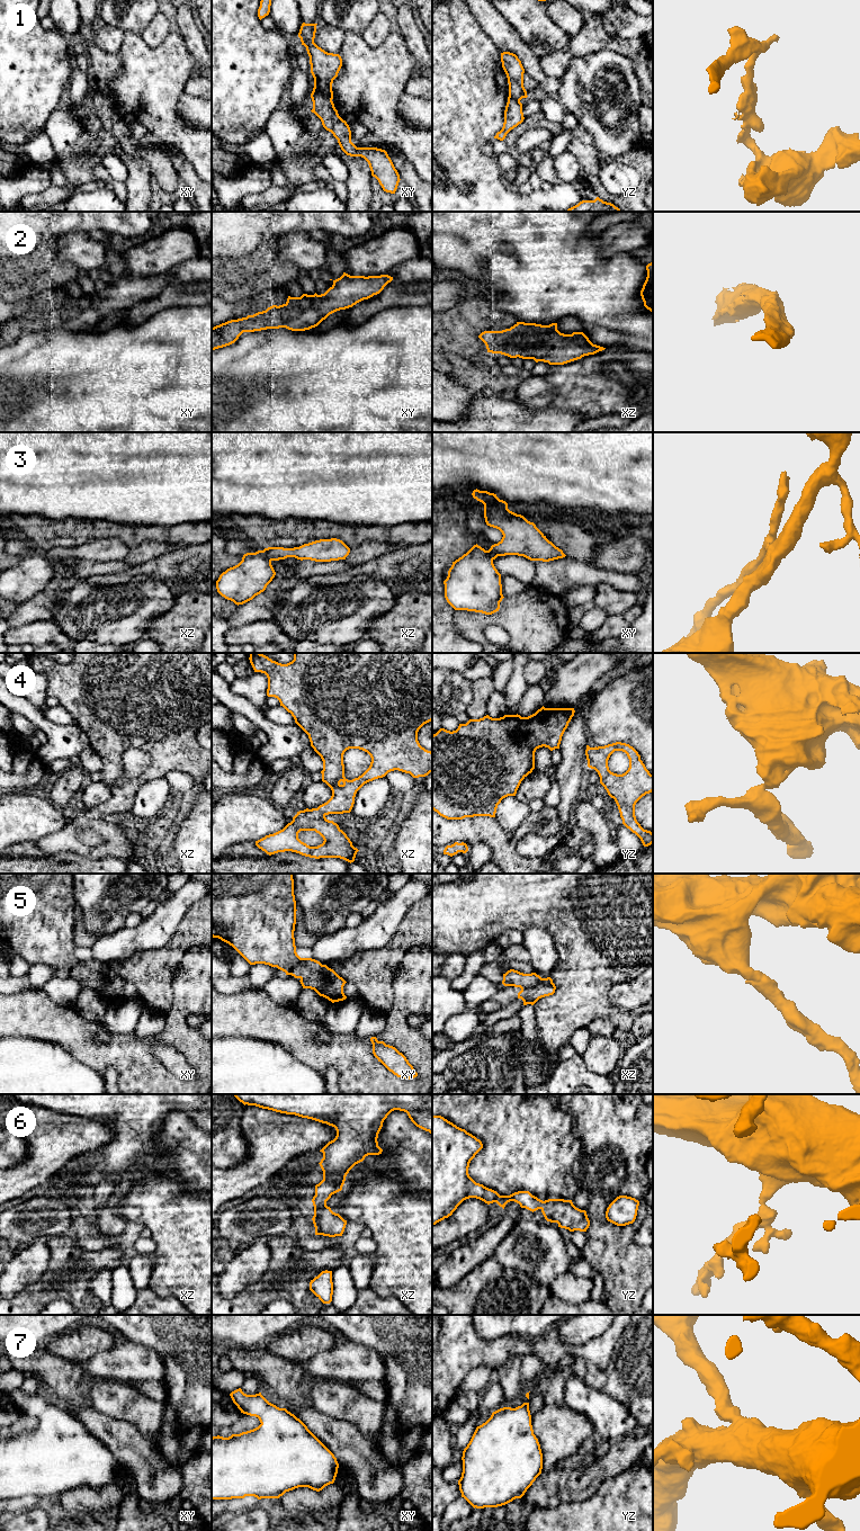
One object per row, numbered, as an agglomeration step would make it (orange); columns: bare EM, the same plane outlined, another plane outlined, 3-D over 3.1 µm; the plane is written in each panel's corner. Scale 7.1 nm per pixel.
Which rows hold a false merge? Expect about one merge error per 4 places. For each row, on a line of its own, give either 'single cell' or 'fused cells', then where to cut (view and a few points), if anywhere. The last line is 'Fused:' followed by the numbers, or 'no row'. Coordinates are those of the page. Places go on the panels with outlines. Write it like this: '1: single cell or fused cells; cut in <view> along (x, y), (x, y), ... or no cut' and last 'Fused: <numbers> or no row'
1: fused cells; cut in xy along (314, 86), (331, 100)
2: single cell; no cut
3: fused cells; cut in xz along (262, 551), (270, 561)
4: single cell; no cut
5: single cell; no cut
6: single cell; no cut
7: single cell; no cut
Fused: 1, 3

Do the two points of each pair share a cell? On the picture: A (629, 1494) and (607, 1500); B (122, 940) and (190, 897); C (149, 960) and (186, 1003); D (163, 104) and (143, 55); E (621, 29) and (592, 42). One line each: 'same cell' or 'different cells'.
A: same cell
B: same cell
C: different cells
D: same cell
E: different cells

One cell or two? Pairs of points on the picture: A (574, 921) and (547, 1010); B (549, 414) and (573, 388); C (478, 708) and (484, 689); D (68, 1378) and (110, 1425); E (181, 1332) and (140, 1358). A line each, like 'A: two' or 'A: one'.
A: one
B: two
C: one
D: one
E: two

